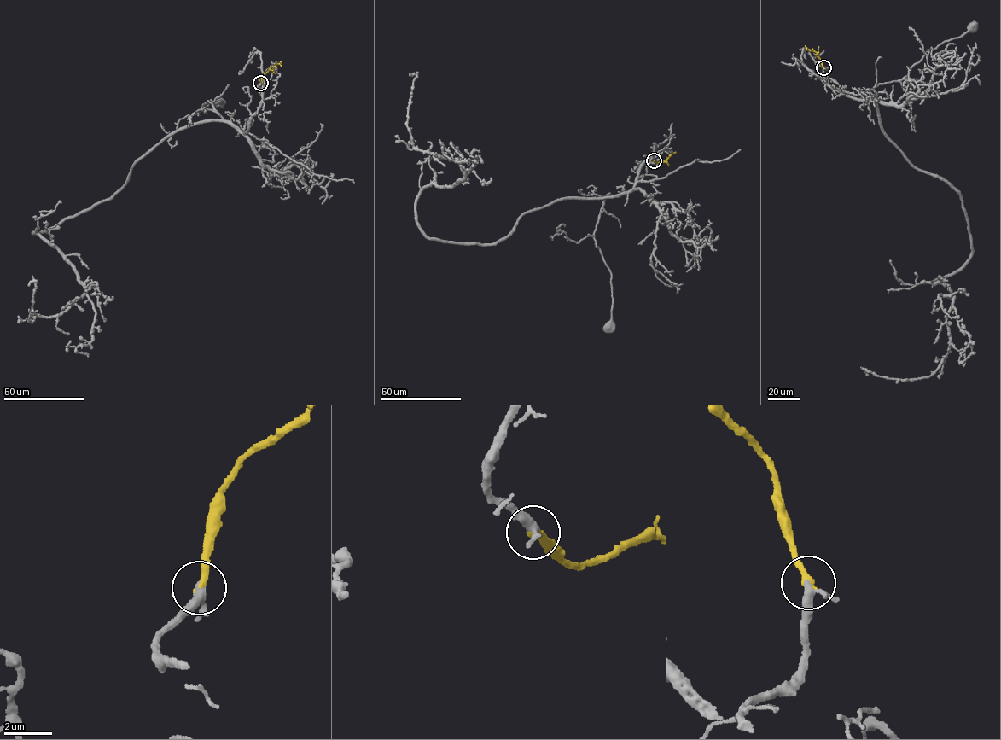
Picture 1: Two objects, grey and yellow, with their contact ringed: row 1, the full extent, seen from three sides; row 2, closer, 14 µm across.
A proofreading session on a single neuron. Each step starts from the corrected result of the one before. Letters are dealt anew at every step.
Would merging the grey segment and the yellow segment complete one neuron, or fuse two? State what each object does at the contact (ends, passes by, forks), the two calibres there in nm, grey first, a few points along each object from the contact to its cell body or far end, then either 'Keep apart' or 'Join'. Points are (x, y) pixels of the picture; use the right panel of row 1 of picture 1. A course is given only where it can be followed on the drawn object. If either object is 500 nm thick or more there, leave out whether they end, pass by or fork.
At the ring grey passes by. At the ring yellow ends. Thickness 280 nm (grey) against 340 nm. Course of grey: (823, 67), (819, 77), (833, 89), (856, 98), (875, 98), (873, 87), (902, 79), (928, 51), (973, 26). Course of yellow: (823, 67), (816, 52), (806, 49). Join

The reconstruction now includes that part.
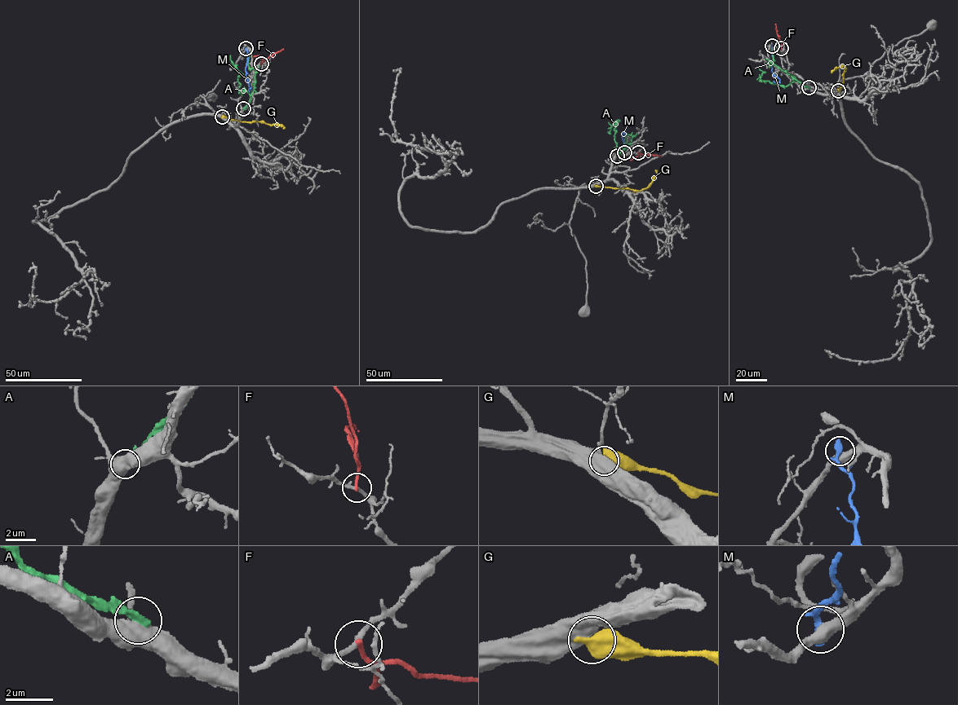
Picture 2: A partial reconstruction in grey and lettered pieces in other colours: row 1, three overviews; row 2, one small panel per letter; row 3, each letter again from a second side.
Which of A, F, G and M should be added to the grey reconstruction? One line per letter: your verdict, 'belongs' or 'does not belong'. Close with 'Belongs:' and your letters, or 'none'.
A: does not belong
F: does not belong
G: does not belong
M: does not belong
Belongs: none

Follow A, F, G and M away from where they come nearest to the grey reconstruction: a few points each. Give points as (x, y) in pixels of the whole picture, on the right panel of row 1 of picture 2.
A: (809, 87), (795, 77), (787, 86), (760, 81), (763, 72), (759, 69)
F: (781, 48), (775, 24)
G: (838, 90), (846, 68), (844, 66), (835, 68), (831, 72)
M: (772, 46), (772, 72), (780, 81), (773, 81)

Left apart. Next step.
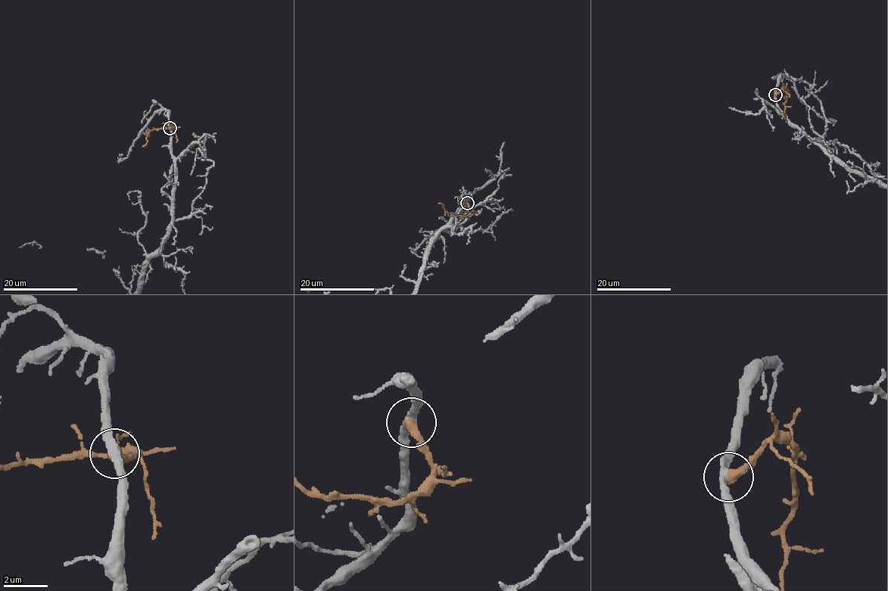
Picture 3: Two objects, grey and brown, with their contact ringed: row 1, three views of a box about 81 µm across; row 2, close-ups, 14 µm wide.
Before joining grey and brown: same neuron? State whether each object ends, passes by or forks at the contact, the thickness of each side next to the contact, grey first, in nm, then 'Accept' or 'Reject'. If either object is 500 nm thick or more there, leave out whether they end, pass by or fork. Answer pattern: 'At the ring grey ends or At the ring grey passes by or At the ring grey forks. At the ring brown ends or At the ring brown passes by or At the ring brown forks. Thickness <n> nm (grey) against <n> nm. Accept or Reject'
At the ring grey passes by. At the ring brown ends. Thickness 340 nm (grey) against 420 nm. Accept

